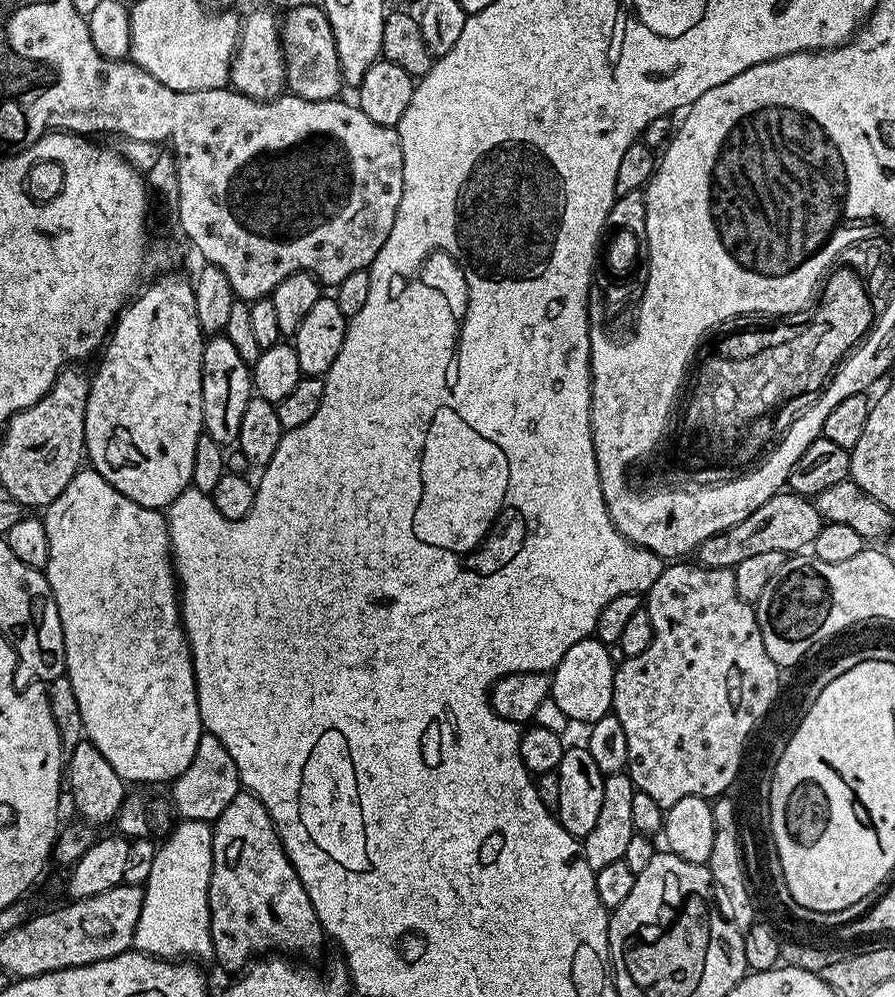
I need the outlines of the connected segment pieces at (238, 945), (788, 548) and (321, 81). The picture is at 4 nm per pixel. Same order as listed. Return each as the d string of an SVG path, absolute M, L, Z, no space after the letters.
M241 790L211 827L213 868L209 882L209 914L215 962L220 963L228 972L239 973L261 954L312 952L326 940L324 927L318 922L318 914L314 914L314 906L310 906L310 898L290 858L284 853L276 825L272 823L266 806L262 806L254 793Z
M782 490L770 502L762 502L750 518L738 522L738 526L730 526L730 530L714 534L714 538L706 538L696 549L694 556L706 568L731 568L735 570L746 558L754 558L754 554L770 554L770 550L778 550L785 554L807 549L818 538L826 521L820 517L815 503L807 496L797 495L791 490Z
M296 4L279 21L280 48L284 52L284 76L289 93L298 98L306 98L310 102L326 102L337 99L342 90L345 91L342 66L338 62L338 46L334 42L334 30L330 26L330 18L323 7L316 4Z

